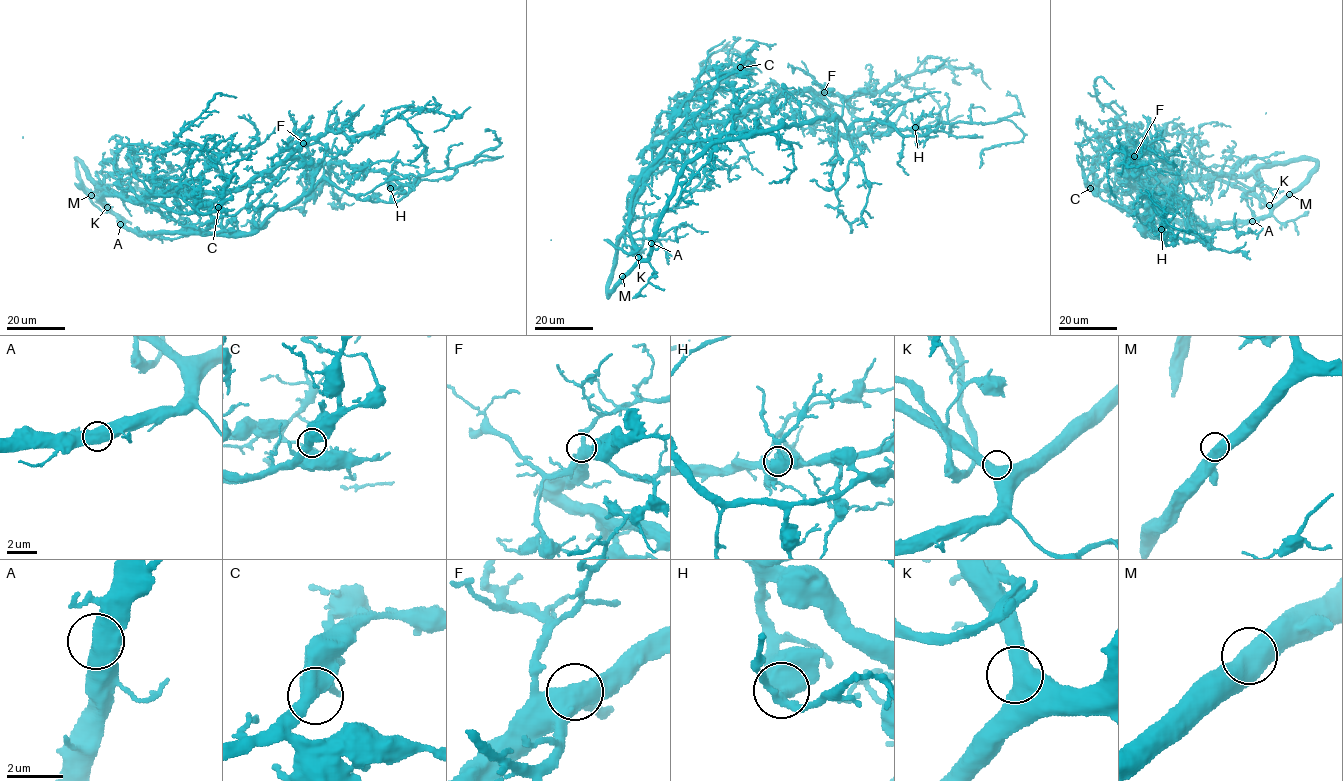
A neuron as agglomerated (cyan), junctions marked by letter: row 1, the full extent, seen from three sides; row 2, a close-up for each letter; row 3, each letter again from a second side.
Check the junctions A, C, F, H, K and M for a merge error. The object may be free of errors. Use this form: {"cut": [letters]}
{"cut": []}

